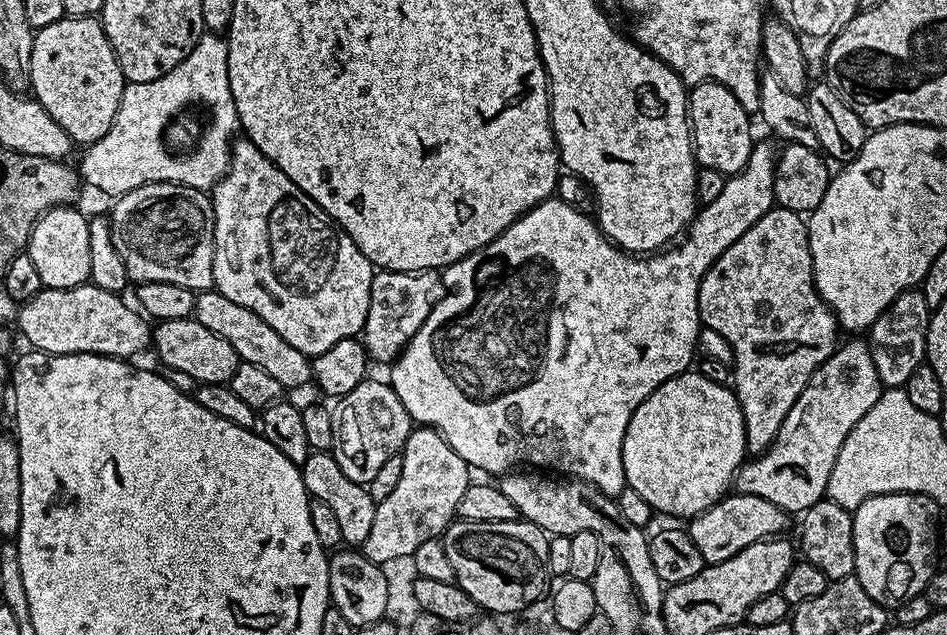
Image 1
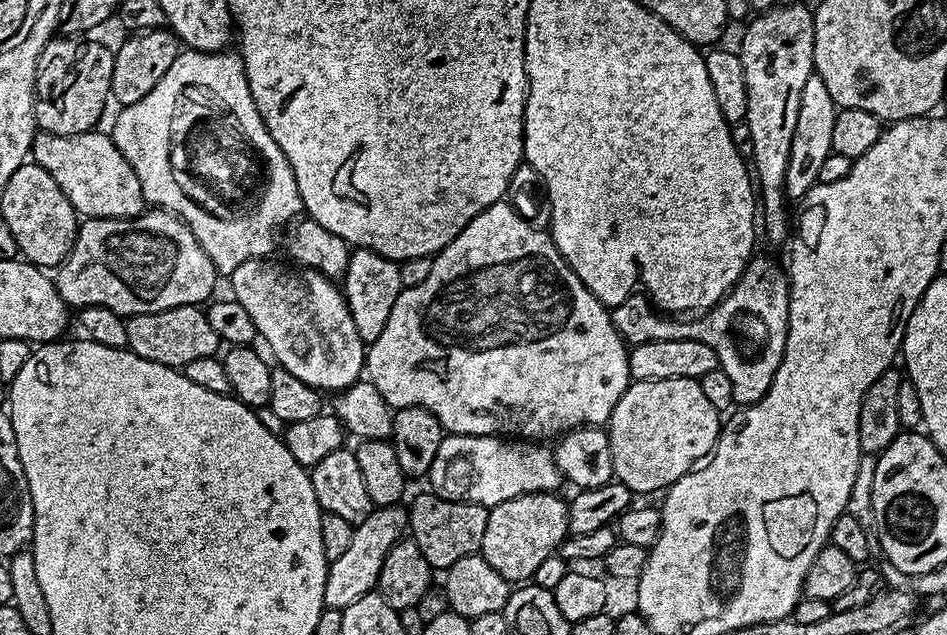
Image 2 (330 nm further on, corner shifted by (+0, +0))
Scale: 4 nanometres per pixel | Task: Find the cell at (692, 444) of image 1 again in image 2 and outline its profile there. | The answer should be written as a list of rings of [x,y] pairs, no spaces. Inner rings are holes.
[[[666,378],[658,382],[629,383],[618,406],[614,406],[612,419],[606,425],[608,441],[612,447],[612,470],[615,479],[634,494],[667,490],[678,478],[691,472],[716,447],[722,427],[721,413],[702,394],[700,381],[690,378]]]

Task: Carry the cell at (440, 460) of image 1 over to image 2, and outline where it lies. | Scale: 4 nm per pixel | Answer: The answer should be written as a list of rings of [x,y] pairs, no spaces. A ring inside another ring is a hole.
[[[391,504],[385,508],[373,507],[372,513],[355,525],[354,538],[350,538],[350,547],[337,560],[331,561],[326,574],[324,591],[325,608],[349,608],[359,596],[373,591],[380,583],[382,562],[386,554],[396,543],[405,539],[408,532],[408,508],[400,504]]]

